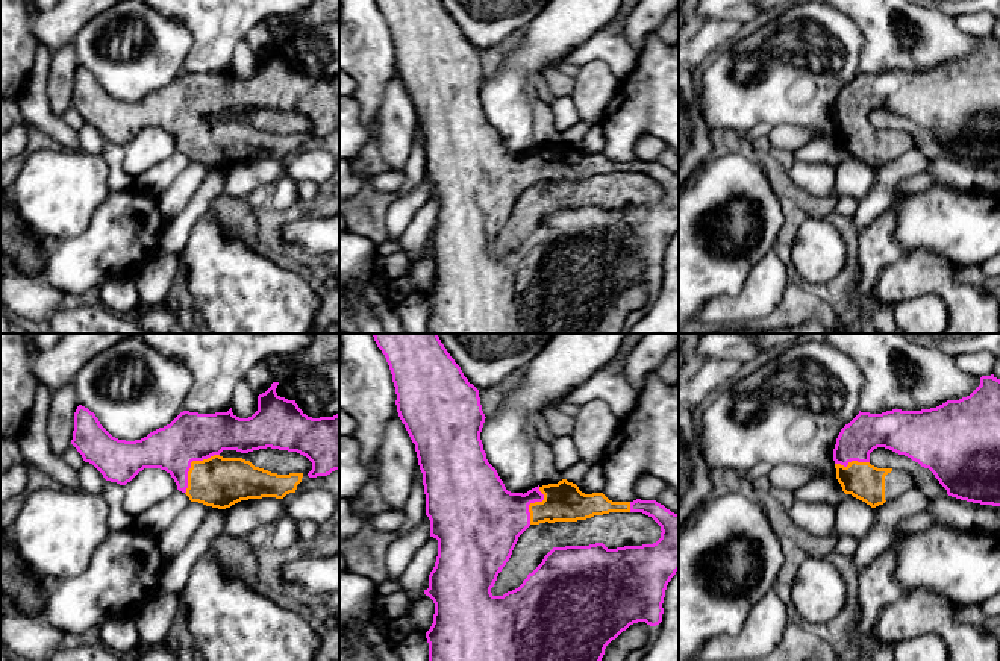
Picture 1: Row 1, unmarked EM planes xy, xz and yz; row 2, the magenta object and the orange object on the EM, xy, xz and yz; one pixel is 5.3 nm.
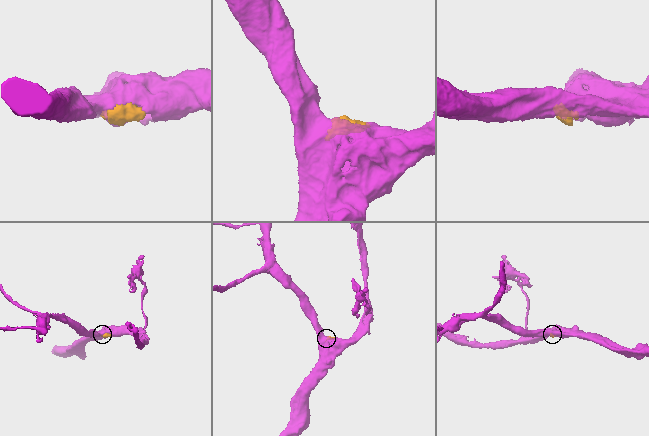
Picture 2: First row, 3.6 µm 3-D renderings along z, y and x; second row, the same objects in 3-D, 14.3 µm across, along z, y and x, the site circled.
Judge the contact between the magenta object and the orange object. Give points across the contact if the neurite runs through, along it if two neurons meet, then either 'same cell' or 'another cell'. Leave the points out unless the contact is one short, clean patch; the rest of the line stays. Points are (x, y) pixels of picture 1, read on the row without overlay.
same cell

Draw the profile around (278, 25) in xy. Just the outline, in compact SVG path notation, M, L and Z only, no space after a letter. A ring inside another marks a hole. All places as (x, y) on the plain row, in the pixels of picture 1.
M268 15L261 21L265 21L273 33L274 42L289 41L288 38L288 21L285 15Z

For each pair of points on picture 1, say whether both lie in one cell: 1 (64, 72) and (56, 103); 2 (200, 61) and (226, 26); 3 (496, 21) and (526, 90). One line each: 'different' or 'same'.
1: same
2: same
3: different

